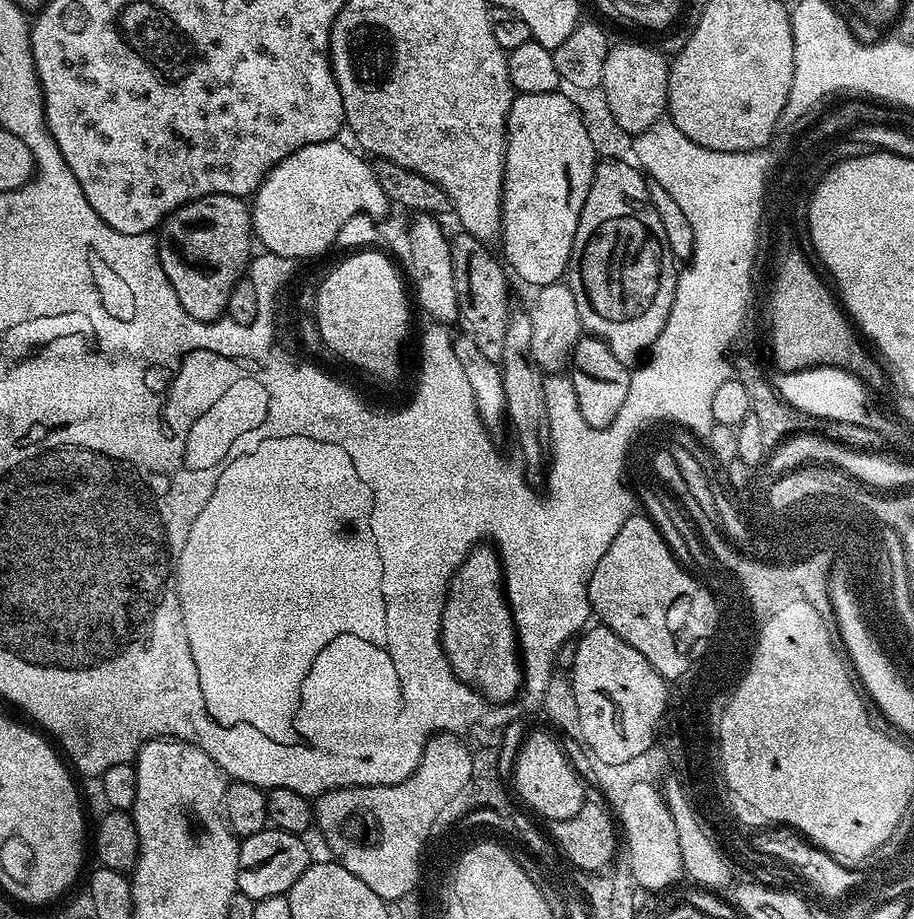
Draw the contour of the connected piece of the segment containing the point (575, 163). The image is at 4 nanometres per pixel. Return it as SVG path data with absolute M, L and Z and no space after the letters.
M557 90L546 94L513 95L508 115L508 145L500 215L500 236L504 240L502 256L515 279L517 276L535 286L555 284L567 273L578 218L582 218L582 206L586 206L586 194L590 194L590 182L598 163L590 134L586 134L586 126L582 122L582 114L571 95L564 93L563 96L562 93Z

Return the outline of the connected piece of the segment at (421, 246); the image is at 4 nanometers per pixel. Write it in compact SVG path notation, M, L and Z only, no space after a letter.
M420 214L411 221L409 232L409 246L406 259L412 263L412 284L416 287L414 300L421 304L440 326L448 326L453 319L459 317L460 307L456 301L456 287L454 286L454 266L452 265L452 245L449 237L444 237L440 229L441 221L427 214Z

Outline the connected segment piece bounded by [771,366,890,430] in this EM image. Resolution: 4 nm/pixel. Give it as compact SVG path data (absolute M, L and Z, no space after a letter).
M813 366L801 372L777 371L775 375L771 377L771 382L776 388L776 393L786 402L790 402L790 406L798 406L798 410L802 410L806 414L817 416L823 420L854 422L858 426L866 426L870 430L880 427L890 428L888 425L884 425L884 420L880 419L875 407L869 406L868 408L867 402L860 400L864 396L865 389L862 387L860 379L851 376L849 372L843 372L837 368Z

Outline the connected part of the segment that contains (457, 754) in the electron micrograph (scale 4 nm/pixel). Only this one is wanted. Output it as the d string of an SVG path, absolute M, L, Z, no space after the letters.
M437 732L426 742L422 750L422 758L410 774L397 784L390 786L374 786L373 788L335 788L333 792L324 792L315 797L314 800L314 824L324 835L328 848L333 852L335 859L350 874L362 878L374 894L378 894L386 902L393 902L399 896L407 892L415 893L416 885L413 883L416 878L417 853L420 852L421 841L436 816L436 804L434 804L434 792L436 792L436 774L444 772L444 762L468 762L464 748L460 746L461 737L454 732Z

